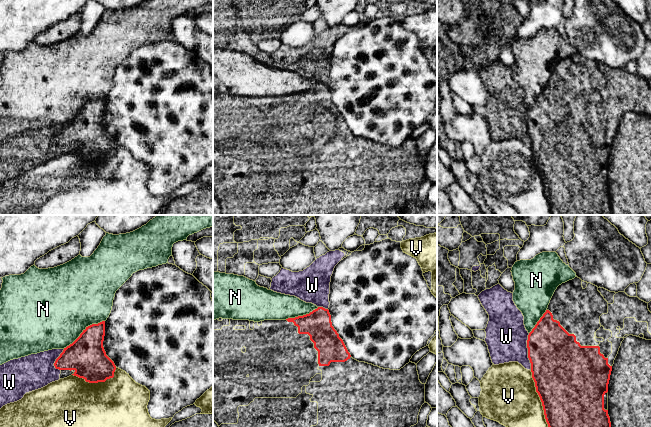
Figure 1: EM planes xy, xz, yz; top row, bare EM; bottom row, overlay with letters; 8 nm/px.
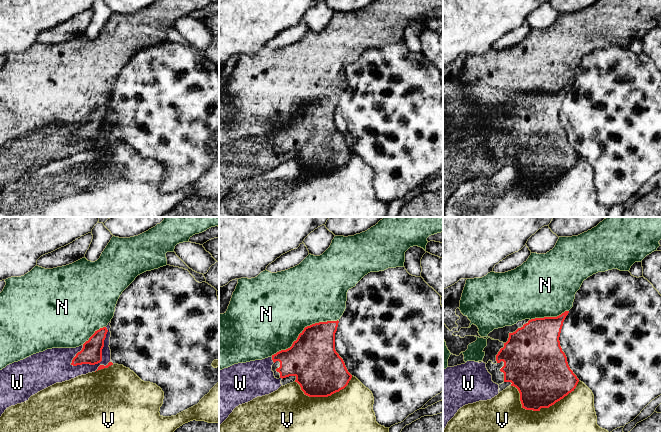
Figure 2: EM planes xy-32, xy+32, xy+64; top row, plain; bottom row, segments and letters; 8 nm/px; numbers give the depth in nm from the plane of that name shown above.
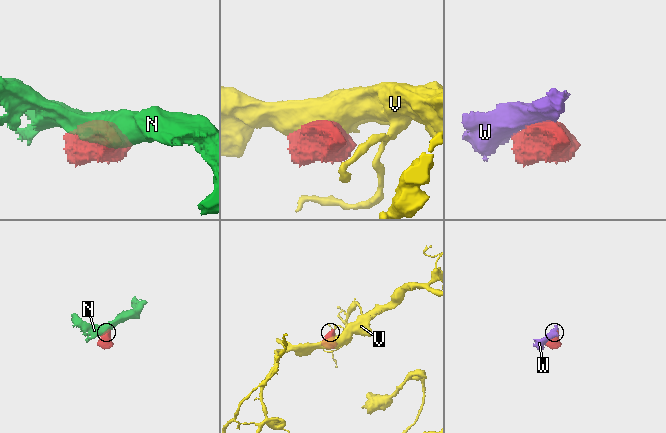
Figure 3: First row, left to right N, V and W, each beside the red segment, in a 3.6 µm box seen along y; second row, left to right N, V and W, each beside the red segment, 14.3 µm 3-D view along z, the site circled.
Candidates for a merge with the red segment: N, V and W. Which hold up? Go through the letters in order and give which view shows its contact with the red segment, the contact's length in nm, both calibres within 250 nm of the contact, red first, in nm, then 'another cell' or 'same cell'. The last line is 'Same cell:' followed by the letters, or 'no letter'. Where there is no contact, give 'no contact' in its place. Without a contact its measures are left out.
N: contact in xy; length 400 nm; calibres 300 and 480 nm; another cell
V: contact in yz; length 480 nm; calibres 500 and 440 nm; another cell
W: contact in yz; length 300 nm; calibres 440 and 340 nm; another cell
Same cell: no letter

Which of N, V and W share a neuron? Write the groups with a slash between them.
N / V / W

